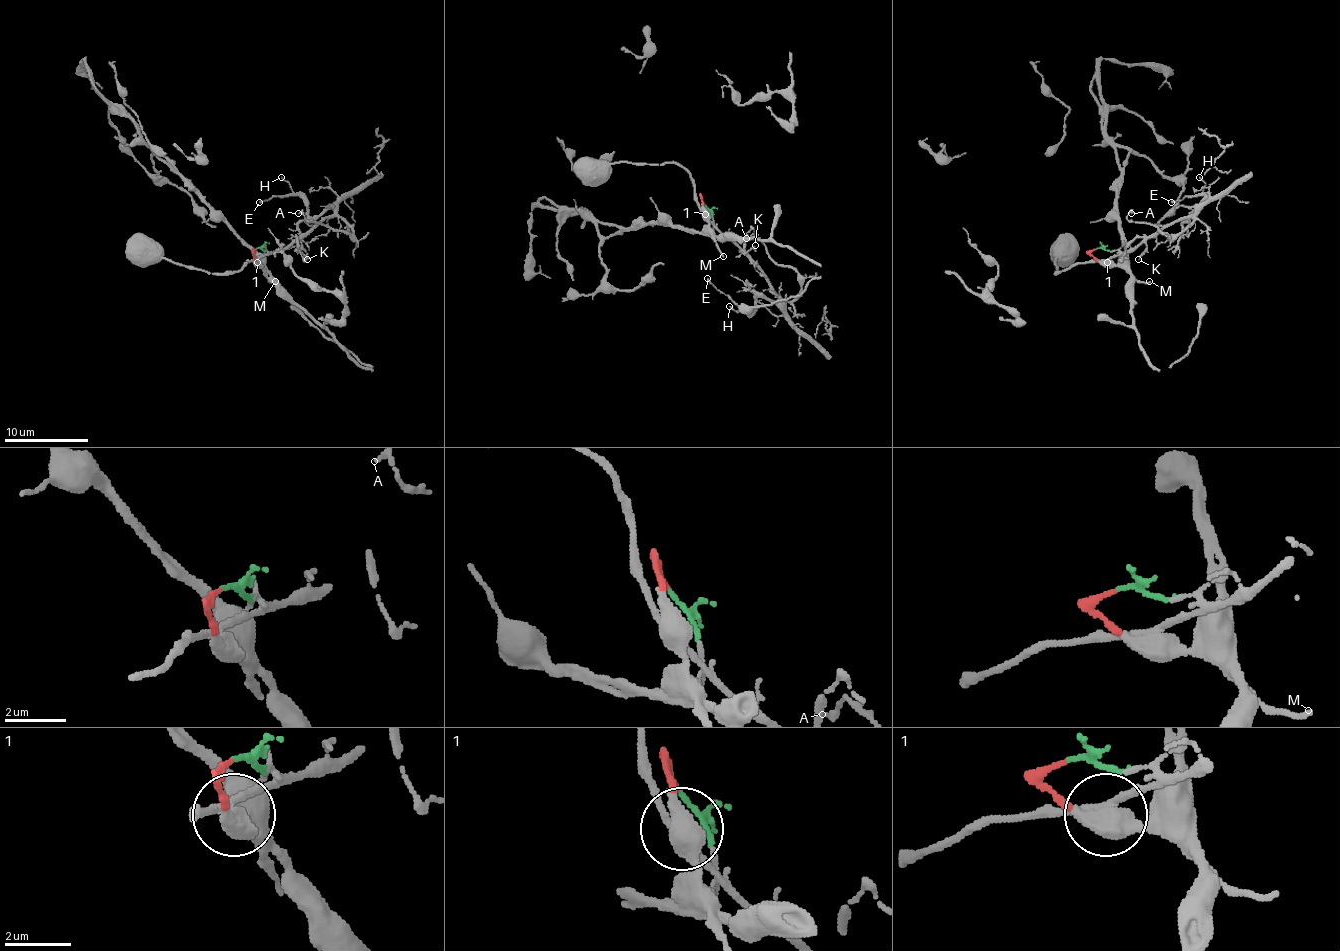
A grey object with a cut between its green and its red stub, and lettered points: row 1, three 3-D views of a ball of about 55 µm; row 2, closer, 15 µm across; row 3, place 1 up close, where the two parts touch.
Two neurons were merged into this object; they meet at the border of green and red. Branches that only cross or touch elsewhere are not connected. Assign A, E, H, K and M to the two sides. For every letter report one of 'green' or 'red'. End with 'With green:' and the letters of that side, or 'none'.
A: green
E: green
H: green
K: green
M: red
With green: A, E, H, K

